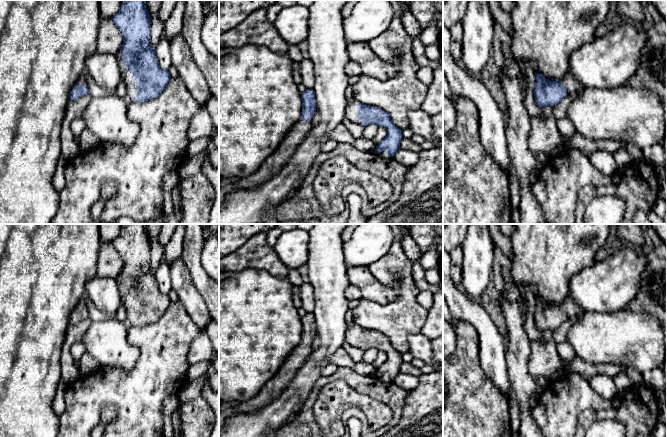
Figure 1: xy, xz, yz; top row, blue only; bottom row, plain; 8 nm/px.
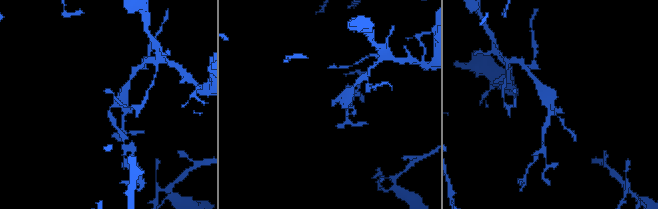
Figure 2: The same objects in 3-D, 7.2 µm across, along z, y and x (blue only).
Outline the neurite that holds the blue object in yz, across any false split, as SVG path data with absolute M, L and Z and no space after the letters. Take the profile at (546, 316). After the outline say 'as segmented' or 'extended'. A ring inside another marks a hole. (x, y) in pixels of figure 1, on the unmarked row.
M535 297L534 321L536 328L544 333L554 330L567 318L578 318L585 311L571 298L567 297L561 305L545 303L541 298Z | extended

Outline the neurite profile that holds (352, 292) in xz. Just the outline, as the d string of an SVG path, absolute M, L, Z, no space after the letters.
M349 285L345 290L345 297L349 301L361 300L362 294L361 294L361 291L356 286Z

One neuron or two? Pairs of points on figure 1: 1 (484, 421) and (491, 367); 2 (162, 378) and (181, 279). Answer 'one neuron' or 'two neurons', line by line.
1: two neurons
2: two neurons

